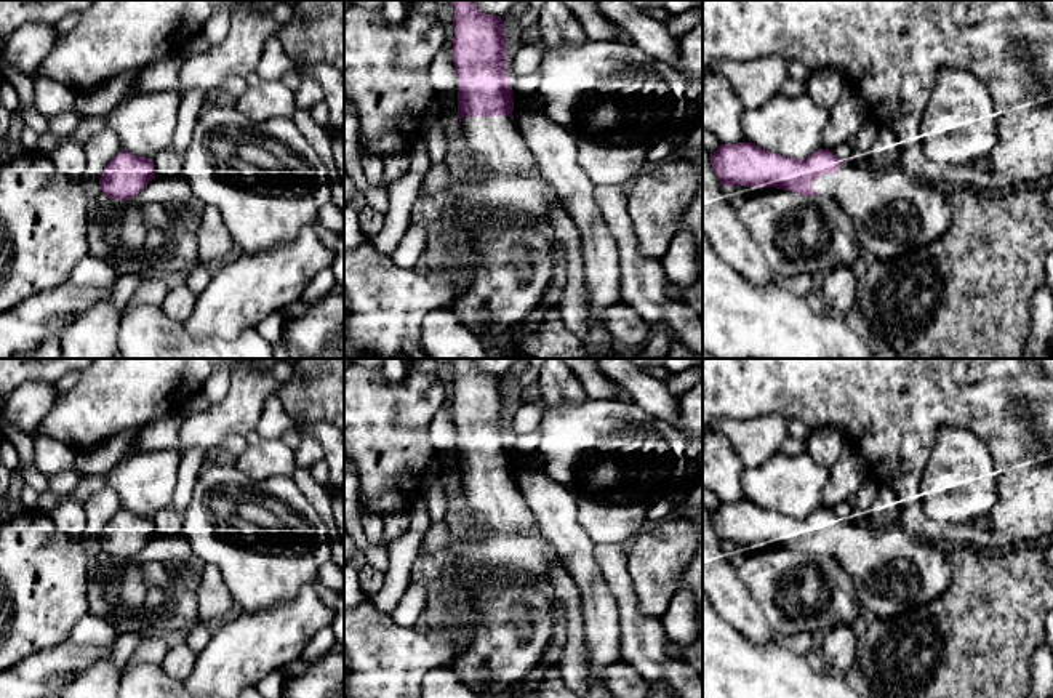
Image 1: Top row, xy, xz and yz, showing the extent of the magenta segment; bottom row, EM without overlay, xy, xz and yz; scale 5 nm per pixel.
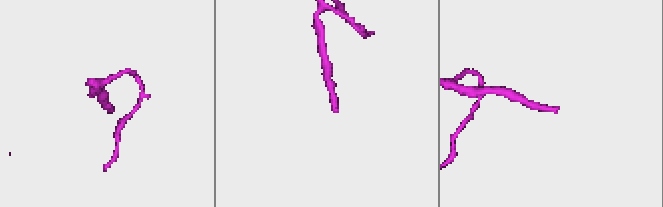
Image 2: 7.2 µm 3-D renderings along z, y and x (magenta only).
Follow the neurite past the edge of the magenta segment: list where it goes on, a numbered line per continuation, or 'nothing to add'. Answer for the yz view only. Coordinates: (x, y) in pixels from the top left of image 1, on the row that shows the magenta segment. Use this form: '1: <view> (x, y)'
1: yz (895, 213)

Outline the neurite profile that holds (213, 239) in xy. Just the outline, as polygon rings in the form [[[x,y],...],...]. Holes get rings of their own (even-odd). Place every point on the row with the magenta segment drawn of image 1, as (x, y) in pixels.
[[[206,205],[197,231],[200,263],[206,264],[230,251],[234,240],[216,207]]]

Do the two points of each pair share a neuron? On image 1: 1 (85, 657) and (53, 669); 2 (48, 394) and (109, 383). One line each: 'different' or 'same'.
1: same
2: different

